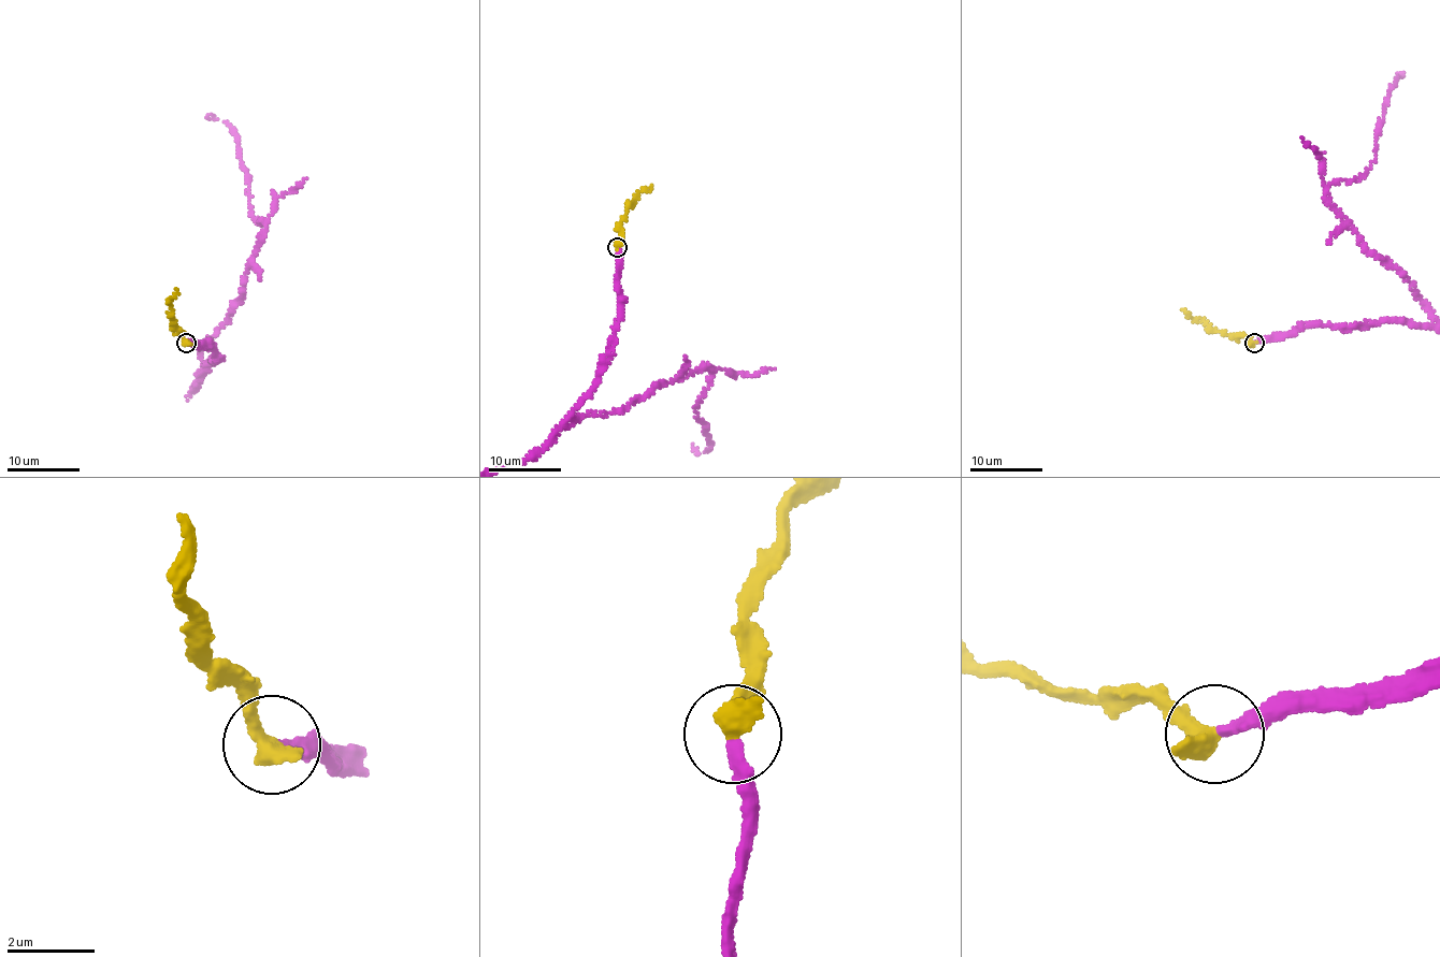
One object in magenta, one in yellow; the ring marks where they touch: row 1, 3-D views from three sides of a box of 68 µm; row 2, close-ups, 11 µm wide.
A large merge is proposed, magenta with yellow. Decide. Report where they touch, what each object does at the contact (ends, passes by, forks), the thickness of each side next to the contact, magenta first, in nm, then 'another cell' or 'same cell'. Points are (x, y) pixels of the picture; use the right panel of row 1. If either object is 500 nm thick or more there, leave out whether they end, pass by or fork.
(1254, 343) | 320/550 nm | same cell

